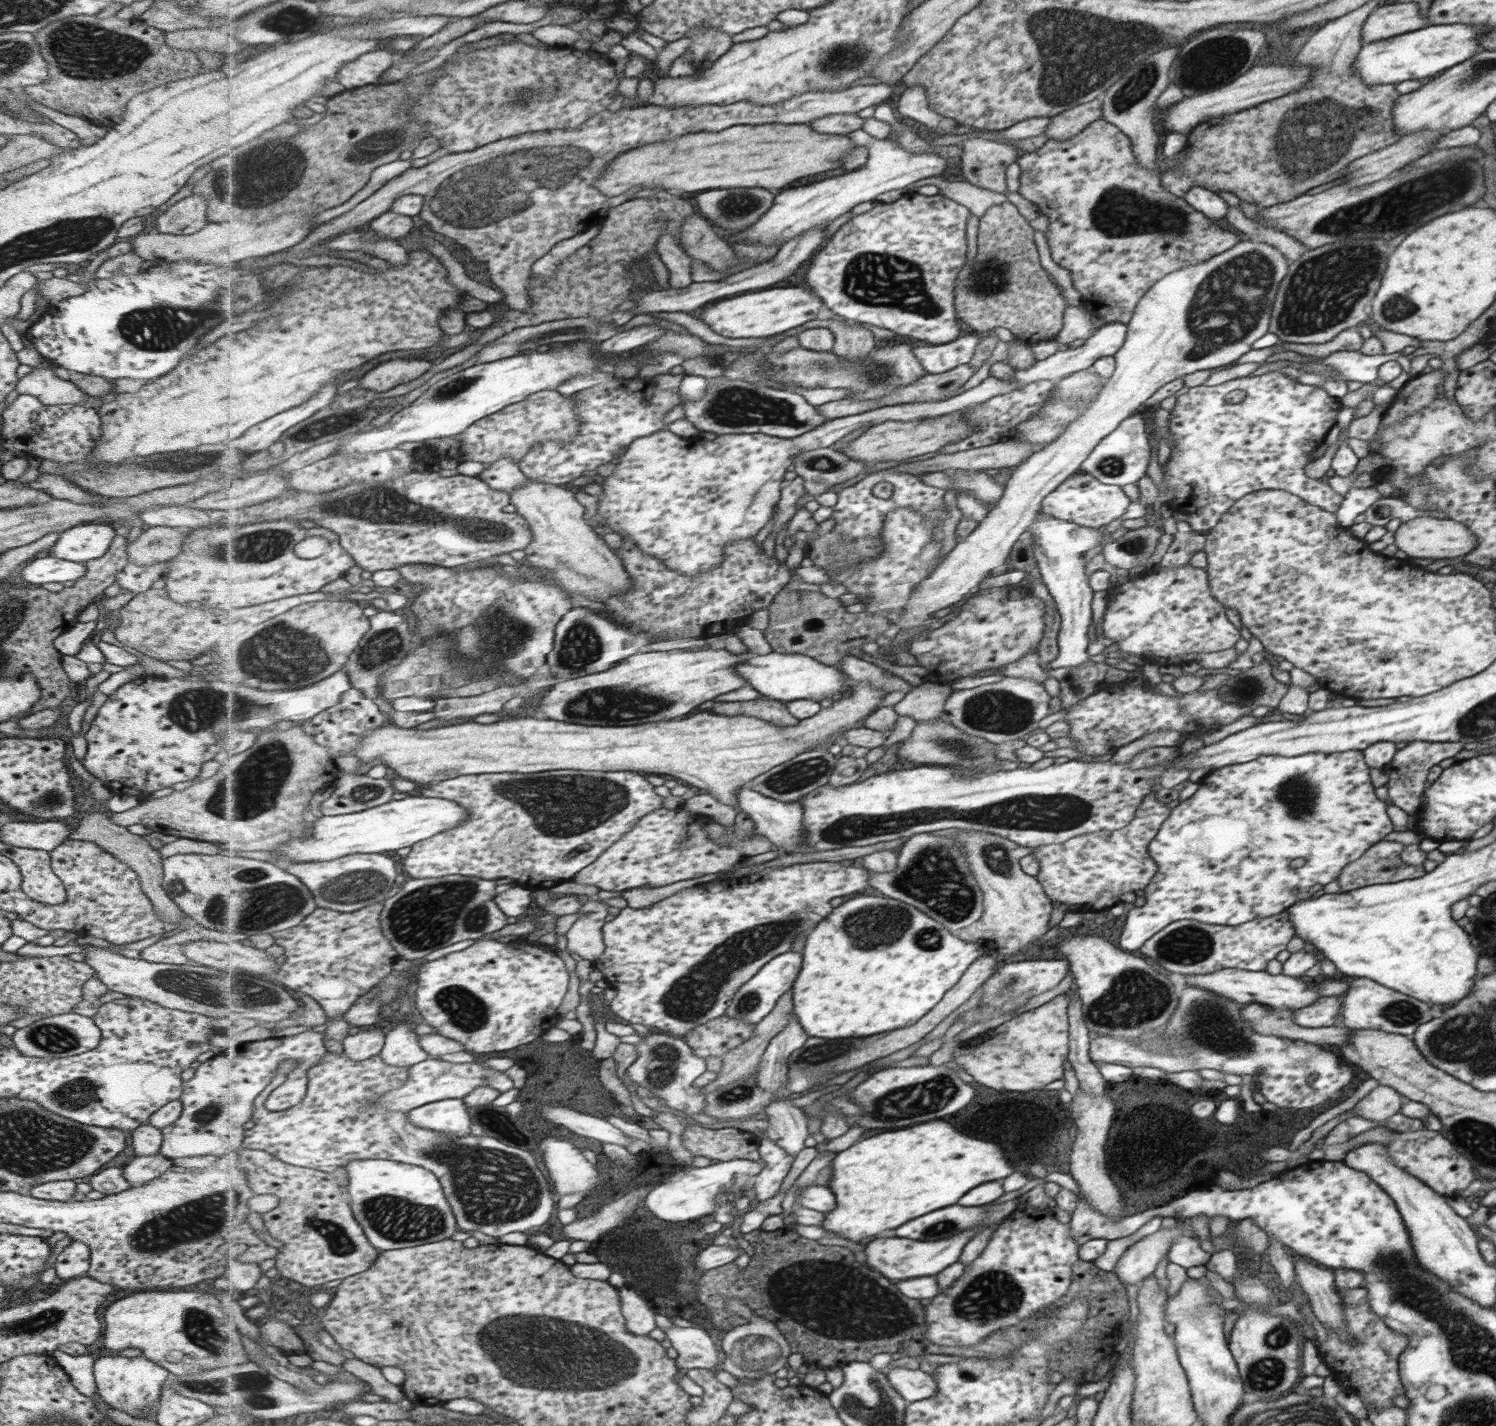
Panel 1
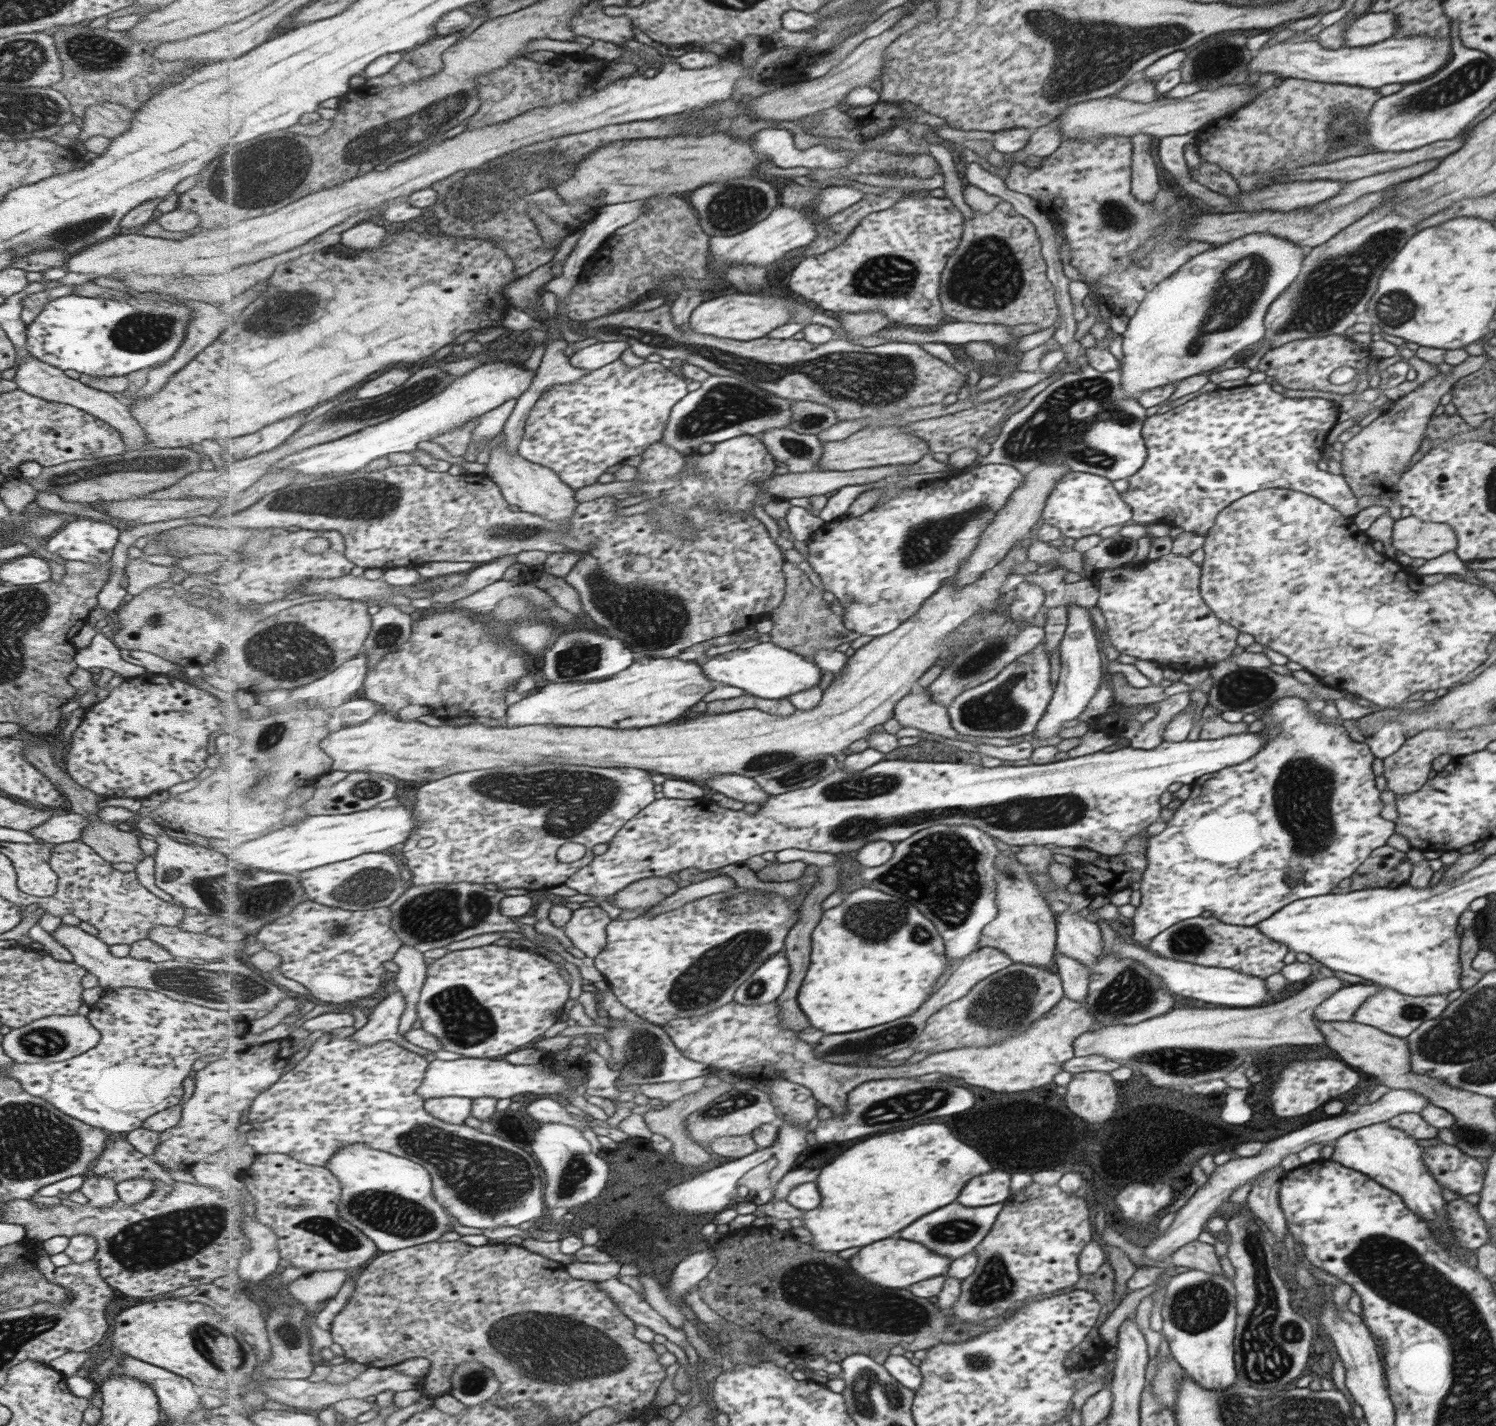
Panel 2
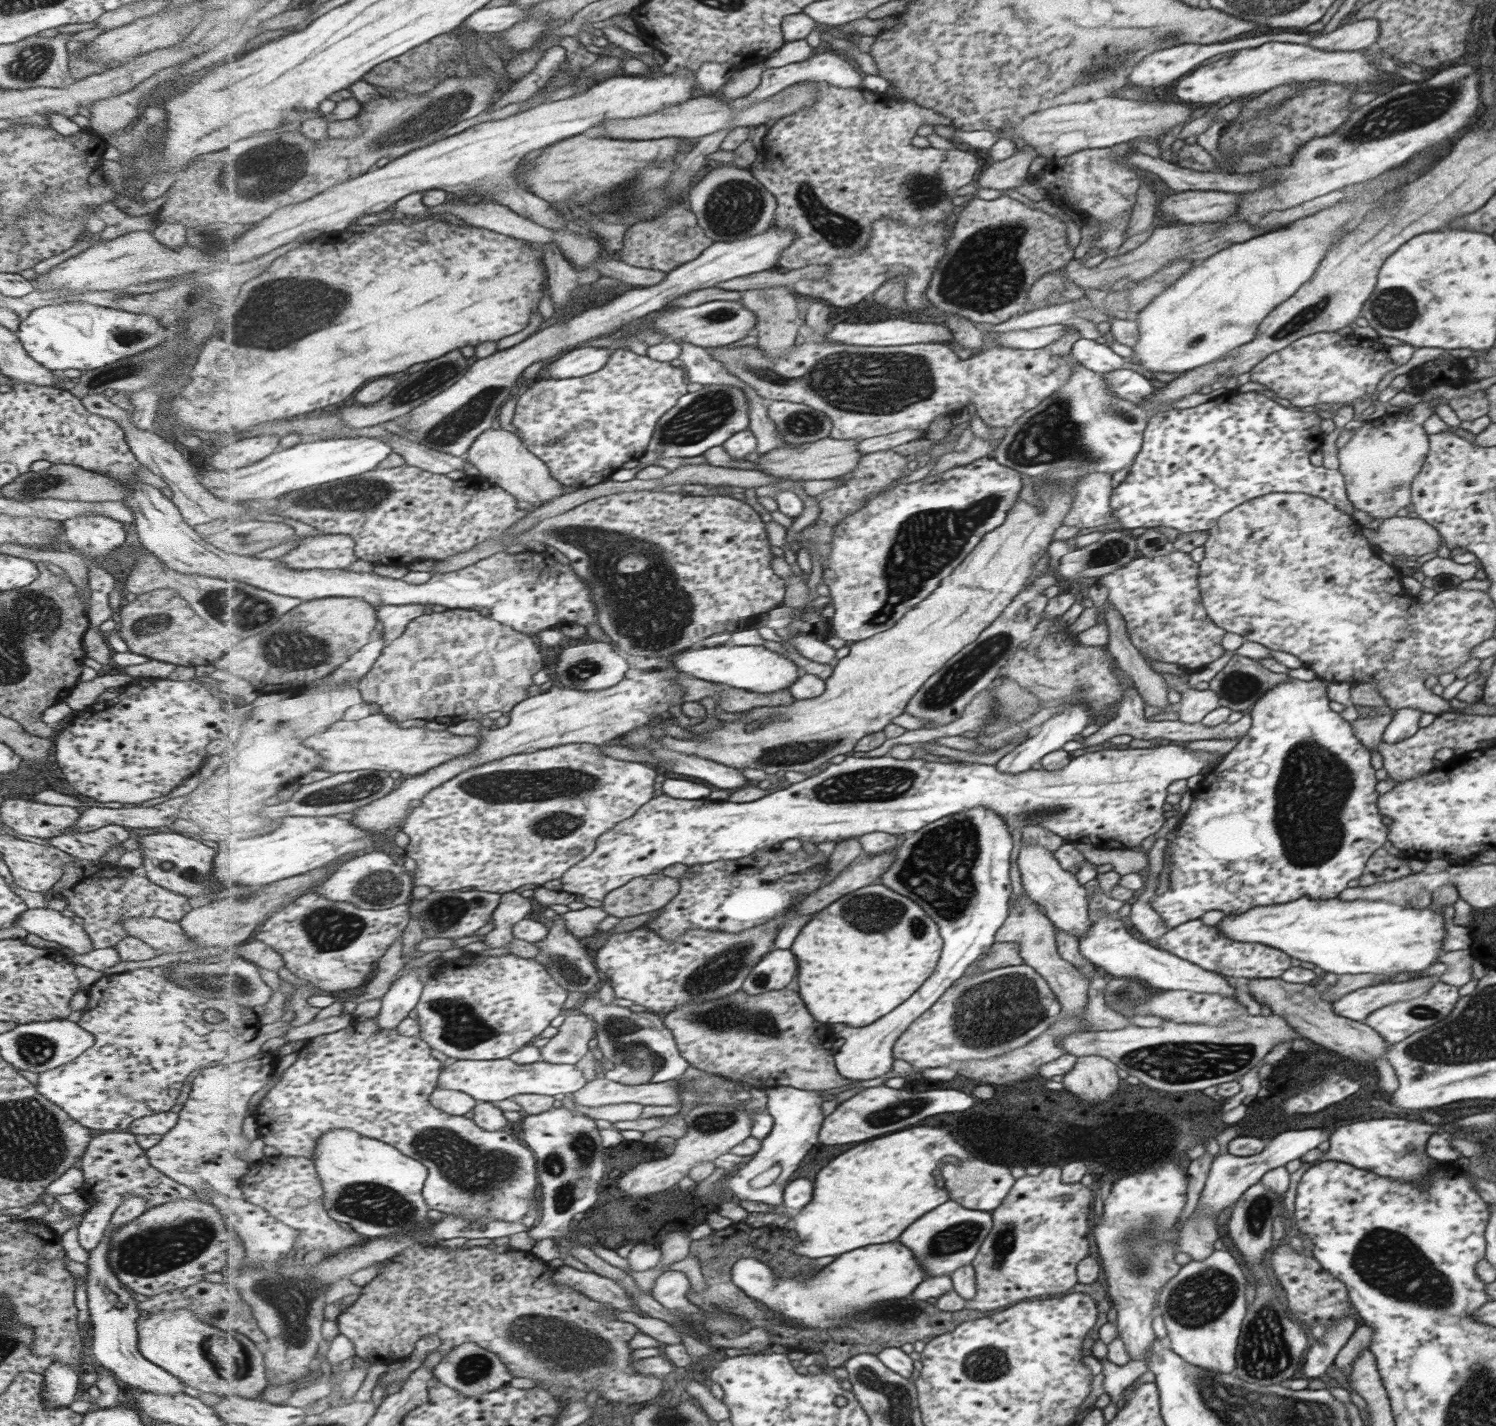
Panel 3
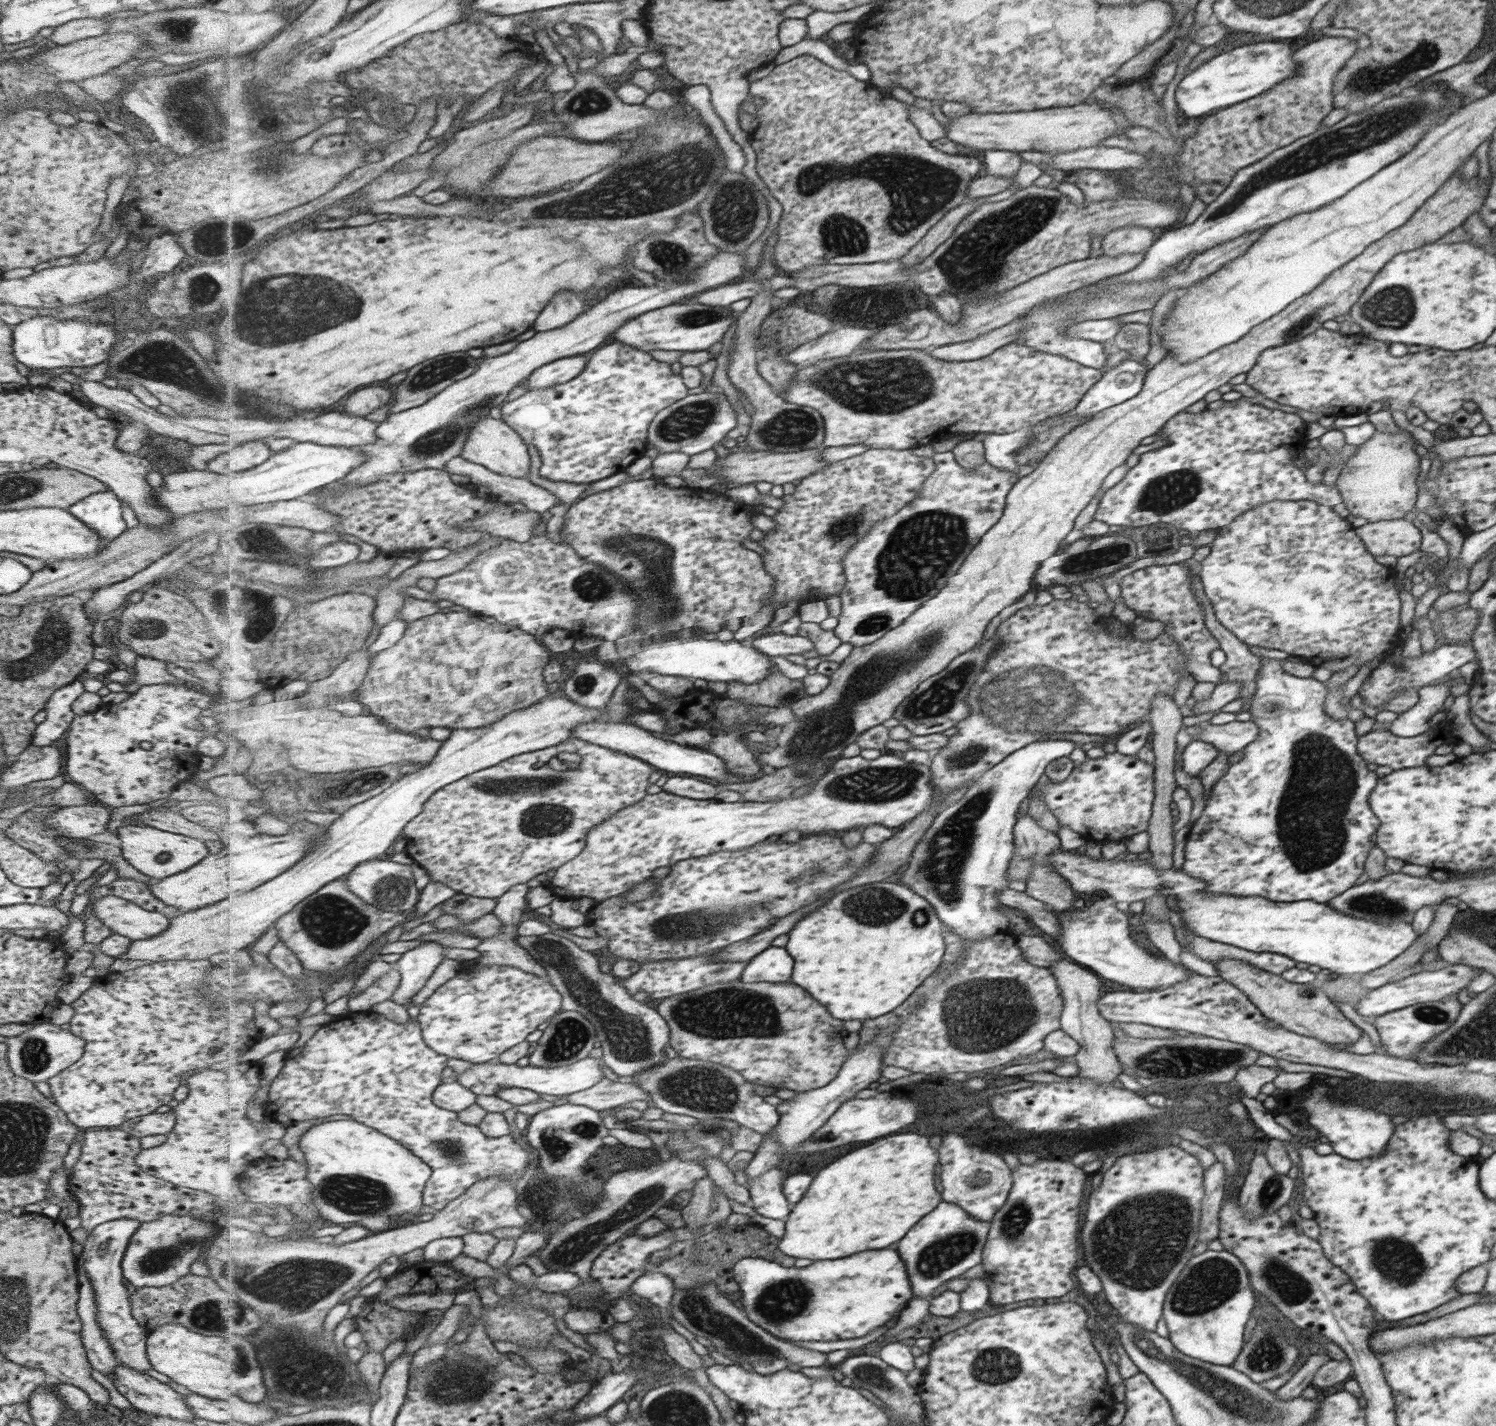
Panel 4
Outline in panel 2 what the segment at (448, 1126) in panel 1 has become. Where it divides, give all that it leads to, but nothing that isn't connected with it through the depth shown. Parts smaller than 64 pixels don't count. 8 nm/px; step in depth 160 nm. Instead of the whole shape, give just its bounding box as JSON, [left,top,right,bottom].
[426,1096,473,1124]

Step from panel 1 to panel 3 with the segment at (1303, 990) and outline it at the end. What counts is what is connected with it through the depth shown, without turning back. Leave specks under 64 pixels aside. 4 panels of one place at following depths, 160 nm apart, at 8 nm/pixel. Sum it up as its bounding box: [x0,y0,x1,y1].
[1077,878,1234,997]

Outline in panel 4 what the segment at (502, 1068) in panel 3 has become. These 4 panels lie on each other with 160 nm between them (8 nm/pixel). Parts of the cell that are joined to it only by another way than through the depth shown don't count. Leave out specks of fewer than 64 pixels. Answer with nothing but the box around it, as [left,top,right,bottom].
[457,1057,605,1098]

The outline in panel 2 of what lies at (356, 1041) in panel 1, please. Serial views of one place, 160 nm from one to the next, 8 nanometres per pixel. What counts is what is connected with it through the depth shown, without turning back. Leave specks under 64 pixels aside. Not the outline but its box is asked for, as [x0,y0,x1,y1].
[351,990,433,1056]

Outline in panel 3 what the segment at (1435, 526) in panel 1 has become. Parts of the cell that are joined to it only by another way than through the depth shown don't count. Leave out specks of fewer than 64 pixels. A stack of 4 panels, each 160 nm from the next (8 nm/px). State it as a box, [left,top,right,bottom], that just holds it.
[1364,517,1440,558]

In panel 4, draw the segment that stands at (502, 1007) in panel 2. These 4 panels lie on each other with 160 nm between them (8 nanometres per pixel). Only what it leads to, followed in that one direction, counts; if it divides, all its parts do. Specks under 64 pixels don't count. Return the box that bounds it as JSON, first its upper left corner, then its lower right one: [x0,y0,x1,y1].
[417,963,564,1064]

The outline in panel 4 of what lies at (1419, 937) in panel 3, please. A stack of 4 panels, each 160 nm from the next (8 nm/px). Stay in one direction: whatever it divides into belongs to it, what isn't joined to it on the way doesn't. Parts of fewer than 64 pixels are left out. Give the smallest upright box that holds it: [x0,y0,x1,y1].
[1047,847,1417,974]

